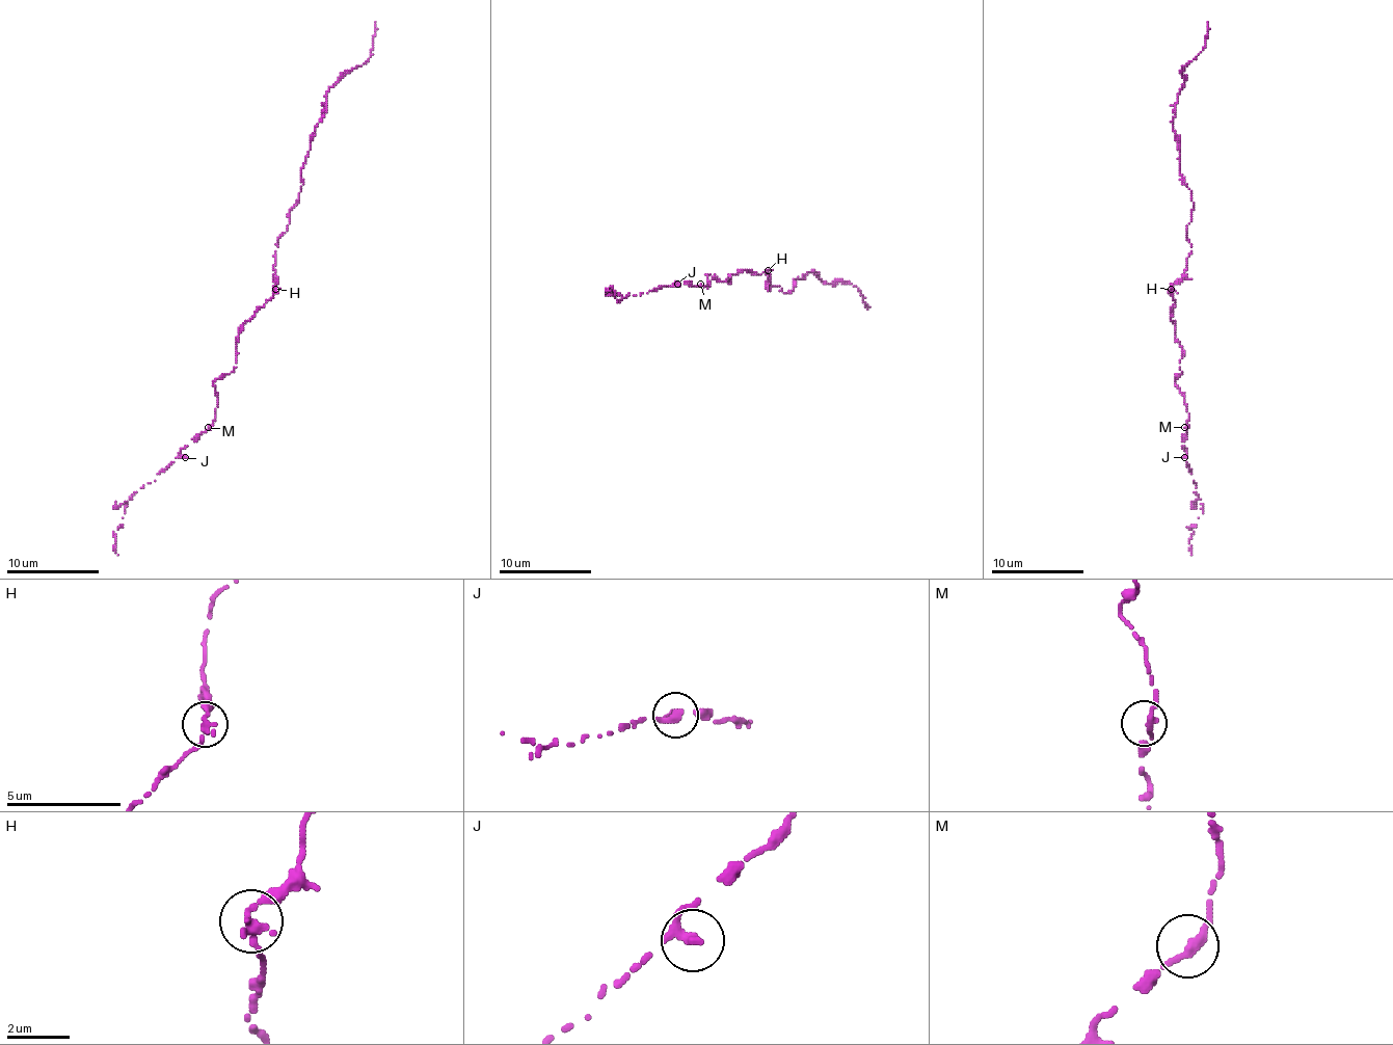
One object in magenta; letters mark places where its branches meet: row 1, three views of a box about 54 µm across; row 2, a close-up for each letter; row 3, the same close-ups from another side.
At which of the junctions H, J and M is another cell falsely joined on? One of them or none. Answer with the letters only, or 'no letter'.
no letter

